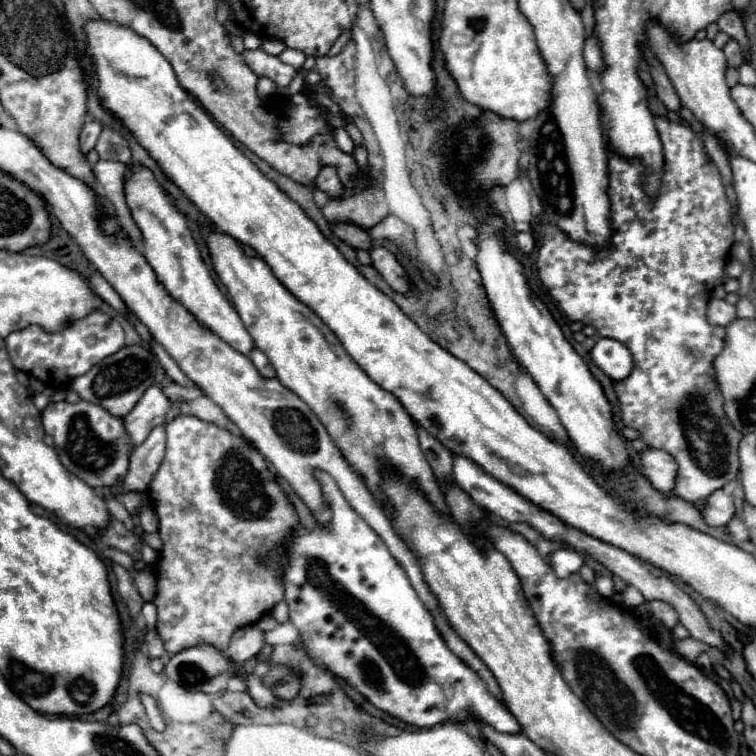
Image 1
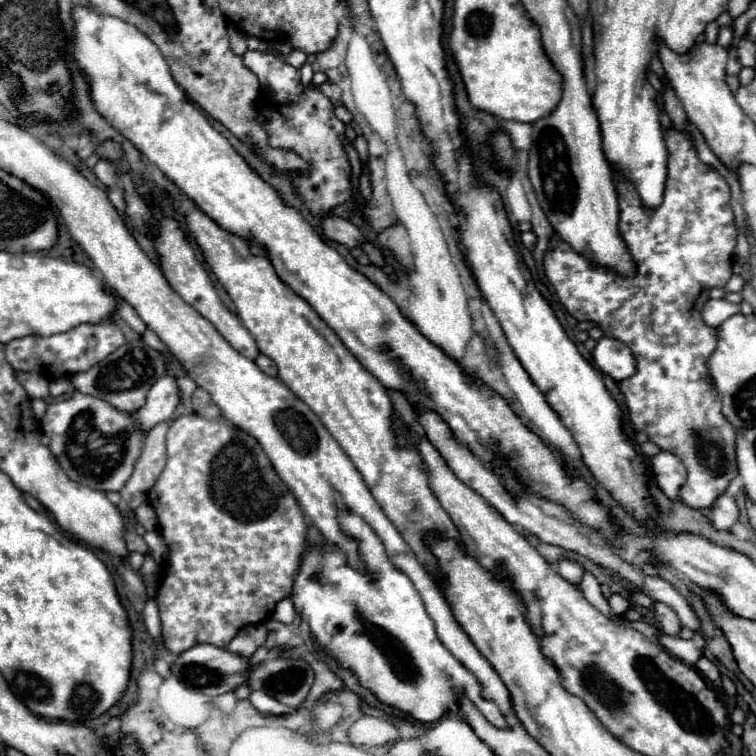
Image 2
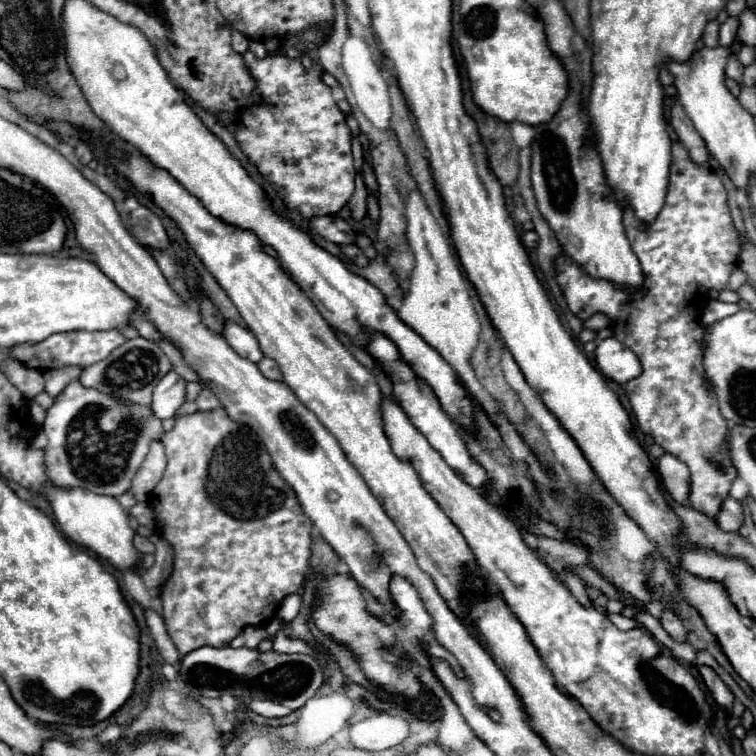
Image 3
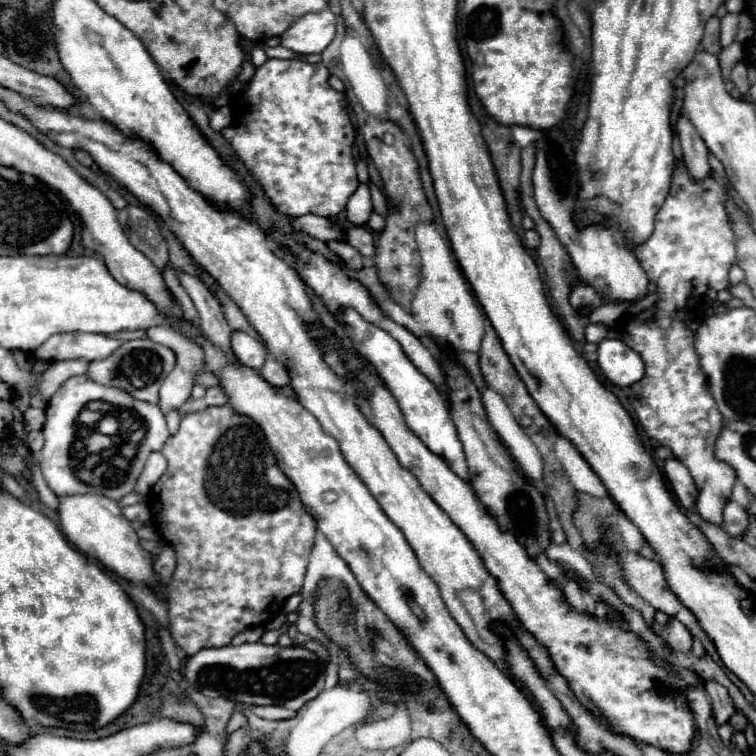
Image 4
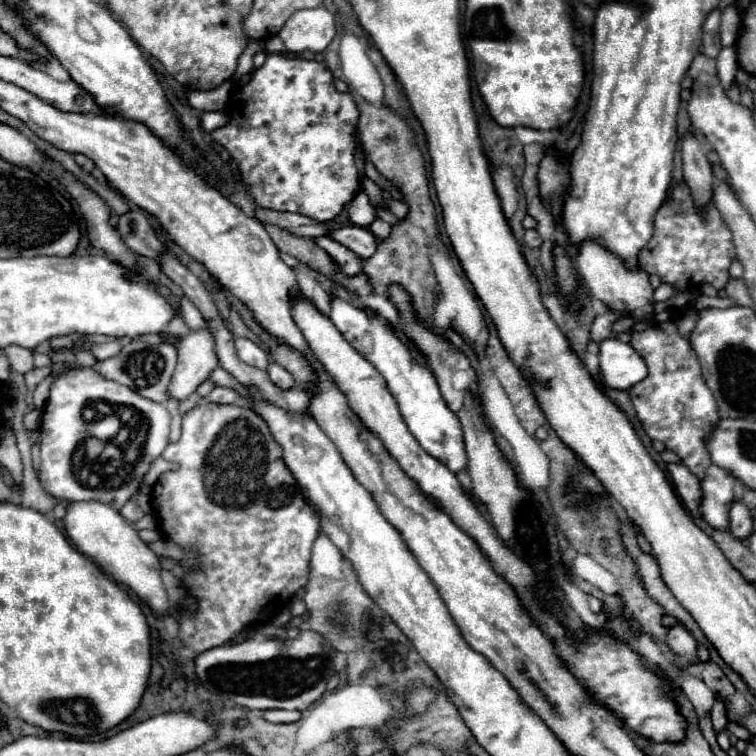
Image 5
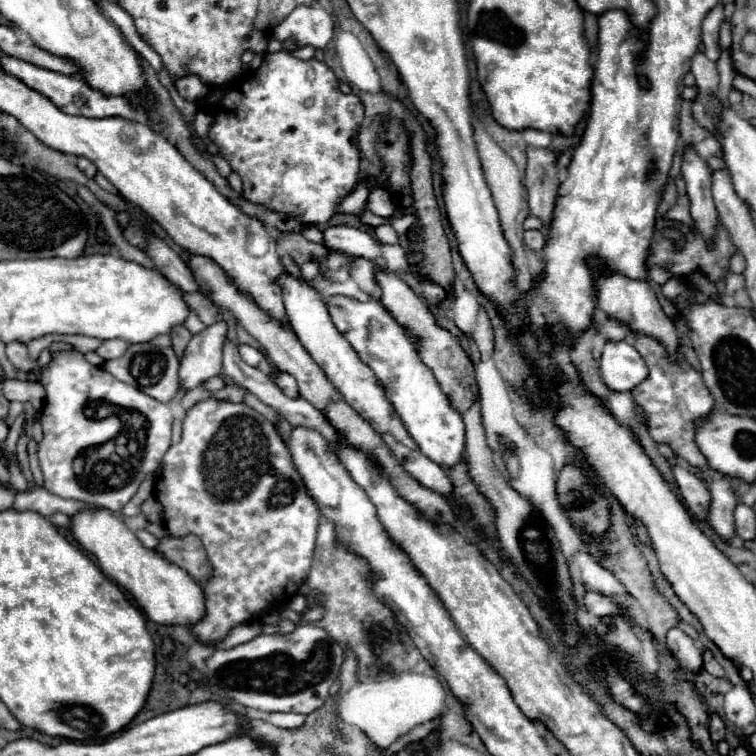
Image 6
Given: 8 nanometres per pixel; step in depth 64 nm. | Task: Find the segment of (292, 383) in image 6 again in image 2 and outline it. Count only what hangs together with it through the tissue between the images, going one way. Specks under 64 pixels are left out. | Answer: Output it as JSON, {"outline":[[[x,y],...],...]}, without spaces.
{"outline":[[[258,356],[256,358],[256,366],[264,372],[264,374],[268,374],[268,376],[278,376],[278,372],[276,372],[276,364],[268,358],[268,356]]]}

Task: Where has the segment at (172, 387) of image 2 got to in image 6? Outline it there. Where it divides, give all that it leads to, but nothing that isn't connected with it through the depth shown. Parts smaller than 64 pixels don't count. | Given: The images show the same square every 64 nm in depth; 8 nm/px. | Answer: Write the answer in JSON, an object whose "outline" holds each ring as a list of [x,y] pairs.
{"outline":[[[220,320],[202,330],[200,334],[192,336],[180,362],[180,384],[186,390],[192,390],[208,378],[220,374],[226,332],[228,324],[226,320]]]}

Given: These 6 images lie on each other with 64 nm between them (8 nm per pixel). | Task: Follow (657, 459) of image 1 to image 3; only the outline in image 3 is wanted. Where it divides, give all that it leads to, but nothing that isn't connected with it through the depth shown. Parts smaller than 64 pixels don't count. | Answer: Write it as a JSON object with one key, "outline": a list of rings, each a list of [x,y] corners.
{"outline":[[[664,454],[658,460],[658,468],[660,468],[662,484],[670,492],[670,496],[678,504],[690,506],[690,500],[688,500],[688,492],[690,492],[690,472],[688,472],[688,466],[684,462],[676,460],[676,456]]]}

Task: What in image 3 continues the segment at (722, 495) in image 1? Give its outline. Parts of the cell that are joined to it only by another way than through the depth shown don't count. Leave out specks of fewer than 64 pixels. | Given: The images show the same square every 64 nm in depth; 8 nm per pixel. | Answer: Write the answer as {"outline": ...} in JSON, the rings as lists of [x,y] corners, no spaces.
{"outline":[[[726,498],[722,504],[720,514],[716,516],[716,524],[724,530],[724,532],[738,532],[740,526],[744,522],[744,514],[742,514],[742,506],[738,500],[734,498]]]}

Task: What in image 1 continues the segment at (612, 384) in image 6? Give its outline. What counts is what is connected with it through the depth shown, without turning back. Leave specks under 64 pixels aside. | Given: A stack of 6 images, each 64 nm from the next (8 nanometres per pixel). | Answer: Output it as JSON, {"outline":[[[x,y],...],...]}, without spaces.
{"outline":[[[598,338],[592,352],[592,362],[604,370],[612,380],[624,380],[632,372],[630,350],[614,338]]]}

